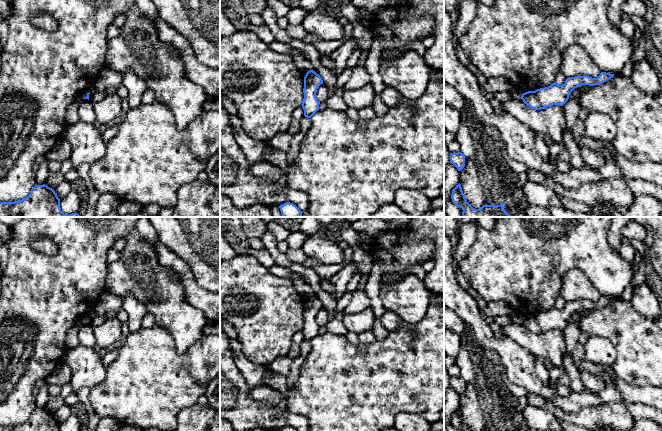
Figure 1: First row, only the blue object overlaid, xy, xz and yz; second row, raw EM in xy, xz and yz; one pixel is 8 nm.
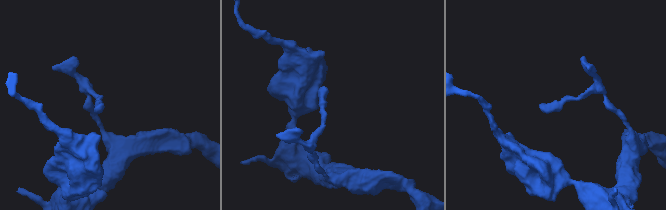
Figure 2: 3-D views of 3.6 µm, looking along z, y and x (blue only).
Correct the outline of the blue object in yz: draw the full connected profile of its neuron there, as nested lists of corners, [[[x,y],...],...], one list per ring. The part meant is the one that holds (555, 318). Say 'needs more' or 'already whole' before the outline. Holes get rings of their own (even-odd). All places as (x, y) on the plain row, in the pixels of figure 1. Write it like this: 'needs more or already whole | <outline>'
already whole | [[[601,296],[597,302],[592,302],[587,299],[575,300],[567,302],[562,309],[554,306],[548,311],[525,316],[522,318],[521,323],[527,330],[535,334],[545,333],[553,329],[563,330],[575,312],[581,309],[600,309],[613,300],[614,298],[606,296]]]

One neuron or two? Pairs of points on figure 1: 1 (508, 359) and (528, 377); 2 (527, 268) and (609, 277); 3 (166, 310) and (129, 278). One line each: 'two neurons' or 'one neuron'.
1: one neuron
2: one neuron
3: one neuron

